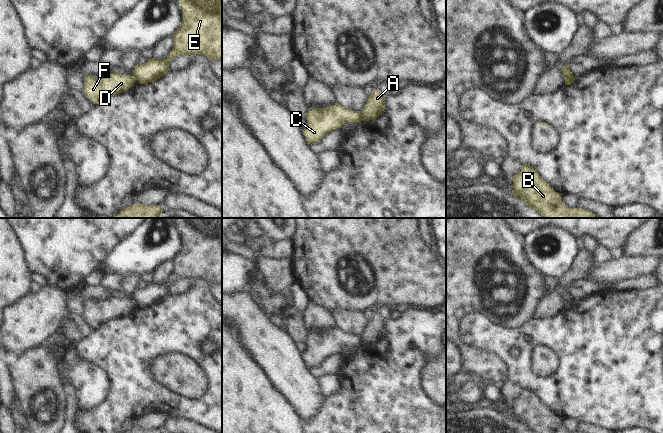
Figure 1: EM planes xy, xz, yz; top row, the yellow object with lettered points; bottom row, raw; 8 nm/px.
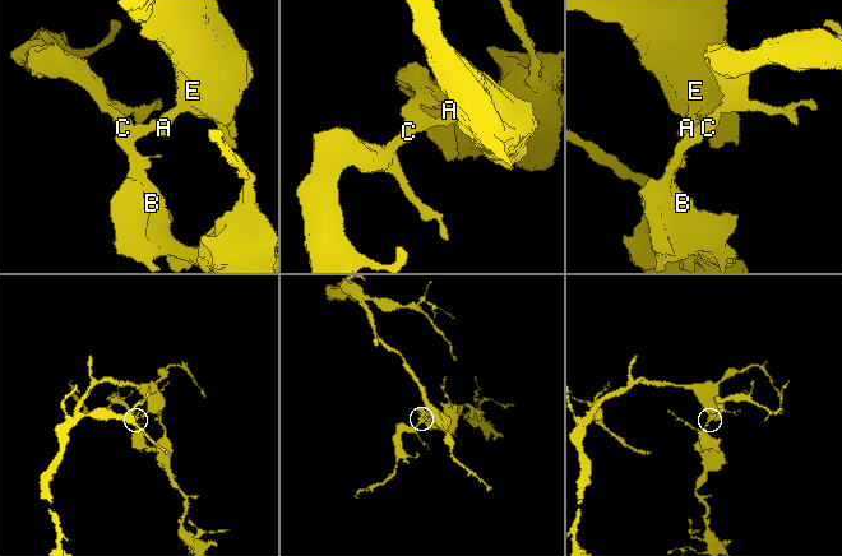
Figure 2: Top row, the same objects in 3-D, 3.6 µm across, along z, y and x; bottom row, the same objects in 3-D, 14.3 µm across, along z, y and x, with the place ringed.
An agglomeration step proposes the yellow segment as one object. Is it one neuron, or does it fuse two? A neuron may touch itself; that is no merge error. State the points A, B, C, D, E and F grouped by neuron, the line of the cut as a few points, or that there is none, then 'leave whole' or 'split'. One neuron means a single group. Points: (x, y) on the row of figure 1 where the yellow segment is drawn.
A E / B C D F; cut in xz along (359, 112), (359, 117), (362, 120); split

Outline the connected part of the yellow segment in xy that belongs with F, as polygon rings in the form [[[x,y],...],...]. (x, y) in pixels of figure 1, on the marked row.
[[[116,72],[106,76],[86,75],[83,91],[94,104],[99,104],[103,100],[131,88],[135,81],[134,75],[122,75]]]

